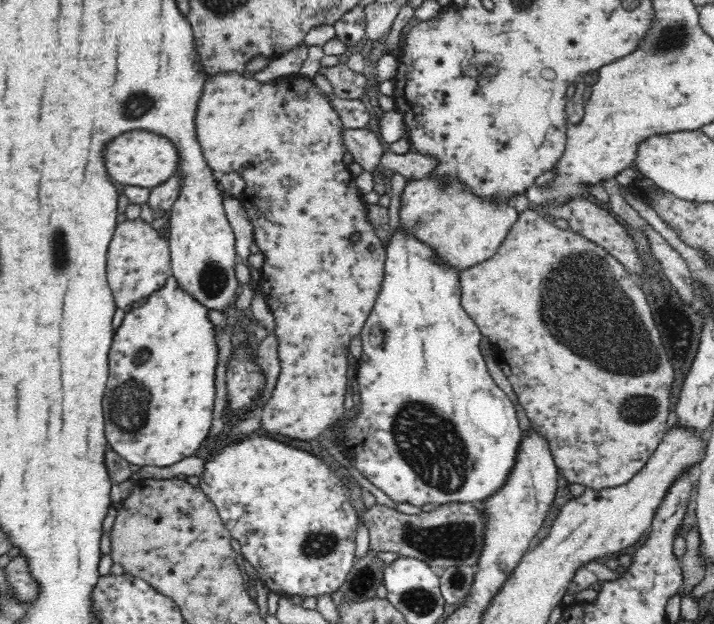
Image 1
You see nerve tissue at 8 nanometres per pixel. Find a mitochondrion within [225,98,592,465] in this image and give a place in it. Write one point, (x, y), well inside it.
(418, 224)

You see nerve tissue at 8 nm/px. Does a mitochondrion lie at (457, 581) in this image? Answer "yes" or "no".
yes

